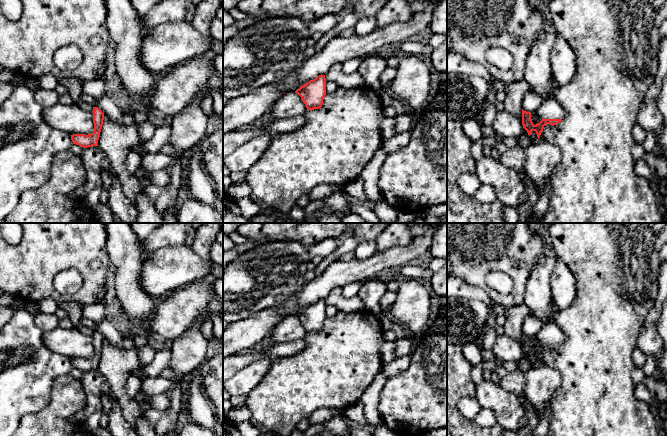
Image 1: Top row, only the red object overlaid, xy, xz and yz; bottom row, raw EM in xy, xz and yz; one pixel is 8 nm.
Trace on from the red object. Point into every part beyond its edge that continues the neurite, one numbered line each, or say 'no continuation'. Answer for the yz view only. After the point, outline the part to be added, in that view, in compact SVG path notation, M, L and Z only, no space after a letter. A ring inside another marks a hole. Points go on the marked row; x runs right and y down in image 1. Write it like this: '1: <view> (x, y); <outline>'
1: yz (550, 108); M547 98L536 111L541 119L563 119L565 110L554 98Z

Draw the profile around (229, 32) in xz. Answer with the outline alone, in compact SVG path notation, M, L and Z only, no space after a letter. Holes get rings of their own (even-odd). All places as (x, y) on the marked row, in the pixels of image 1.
M262 15L258 17L249 17L246 20L235 20L235 22L230 25L223 27L223 46L232 39L238 32L242 31L243 29L250 27L254 23L259 20L273 17L271 15Z

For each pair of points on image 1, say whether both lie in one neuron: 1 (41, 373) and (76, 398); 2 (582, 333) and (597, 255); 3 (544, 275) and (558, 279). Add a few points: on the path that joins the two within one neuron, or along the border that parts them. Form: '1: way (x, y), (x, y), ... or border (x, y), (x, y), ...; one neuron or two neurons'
1: border (69, 374), (59, 376), (56, 379), (48, 404); two neurons
2: way (595, 314), (595, 274); one neuron
3: border (558, 260), (550, 281), (552, 300); two neurons

